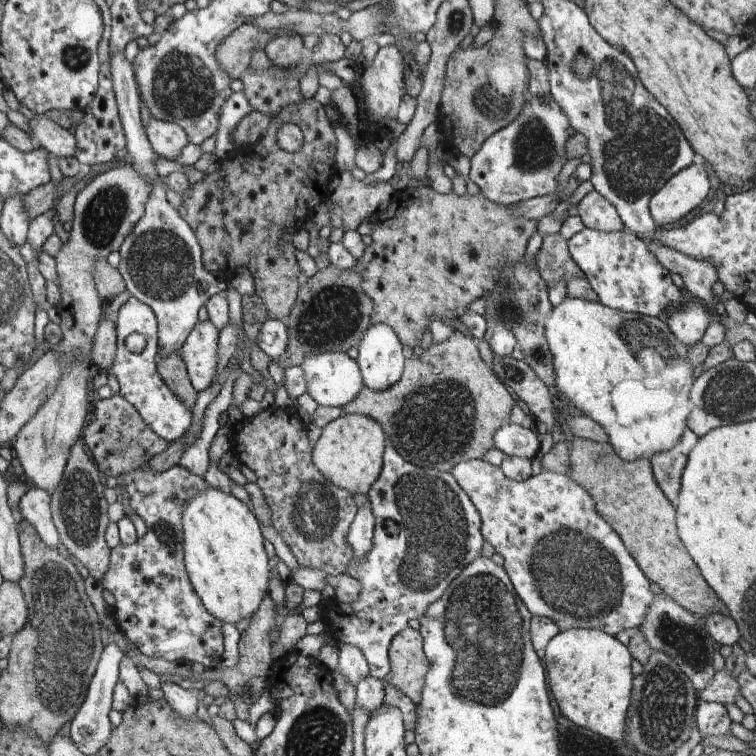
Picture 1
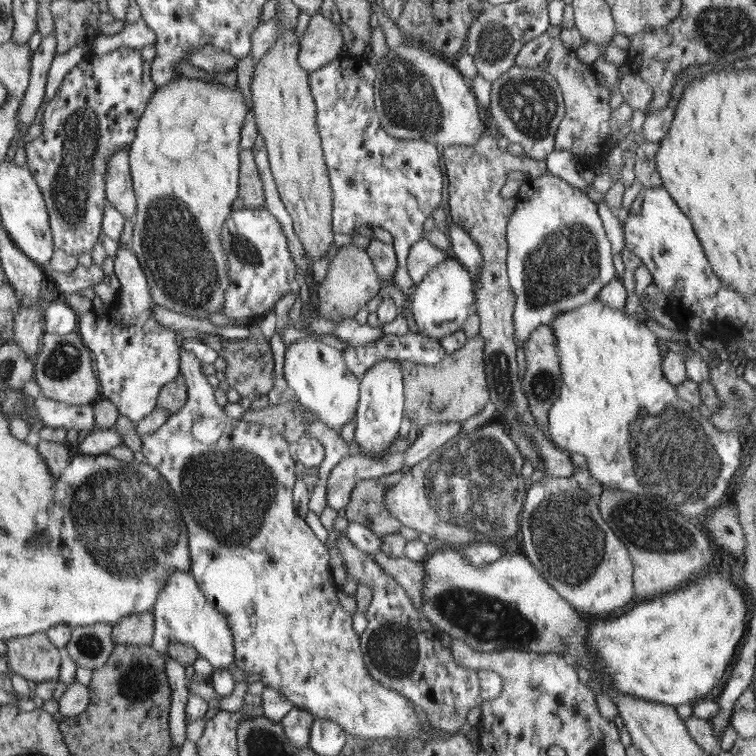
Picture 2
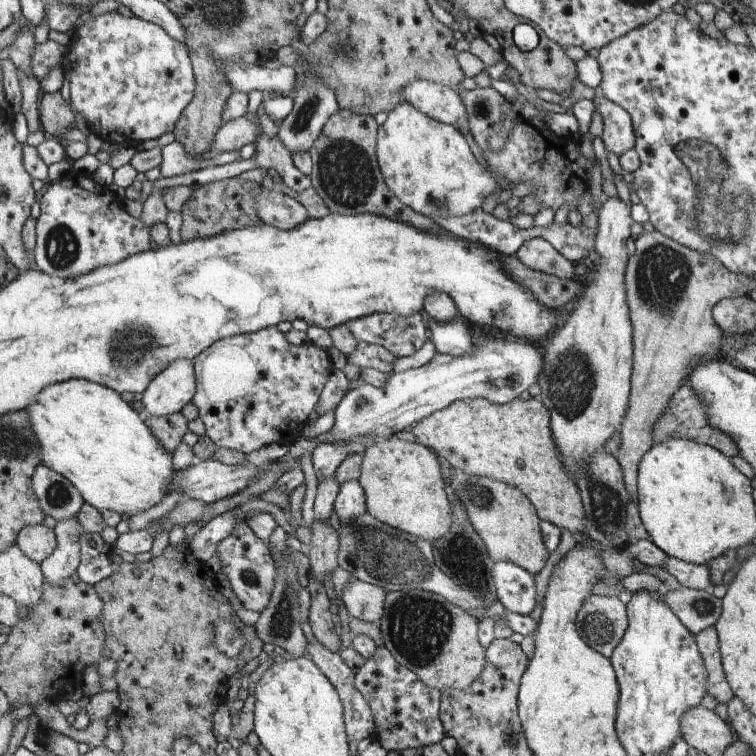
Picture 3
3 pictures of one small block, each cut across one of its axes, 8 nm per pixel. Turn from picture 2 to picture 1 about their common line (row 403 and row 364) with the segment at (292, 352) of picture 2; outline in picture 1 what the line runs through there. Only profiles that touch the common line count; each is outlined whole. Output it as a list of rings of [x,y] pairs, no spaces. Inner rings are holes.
[[[329,351],[308,355],[299,366],[303,371],[307,393],[319,406],[342,408],[355,400],[365,386],[356,360],[346,353]]]

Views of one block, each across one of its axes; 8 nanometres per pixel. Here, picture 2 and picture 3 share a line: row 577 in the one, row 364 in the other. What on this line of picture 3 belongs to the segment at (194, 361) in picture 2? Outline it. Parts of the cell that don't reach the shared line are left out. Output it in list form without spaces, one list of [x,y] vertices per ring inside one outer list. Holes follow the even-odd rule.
[[[277,326],[217,340],[202,354],[195,356],[194,362],[198,386],[191,402],[198,408],[205,433],[218,447],[234,449],[245,455],[274,442],[291,445],[301,436],[302,428],[309,422],[308,414],[316,406],[332,372],[332,362],[324,350],[310,342],[299,346],[291,344]]]

